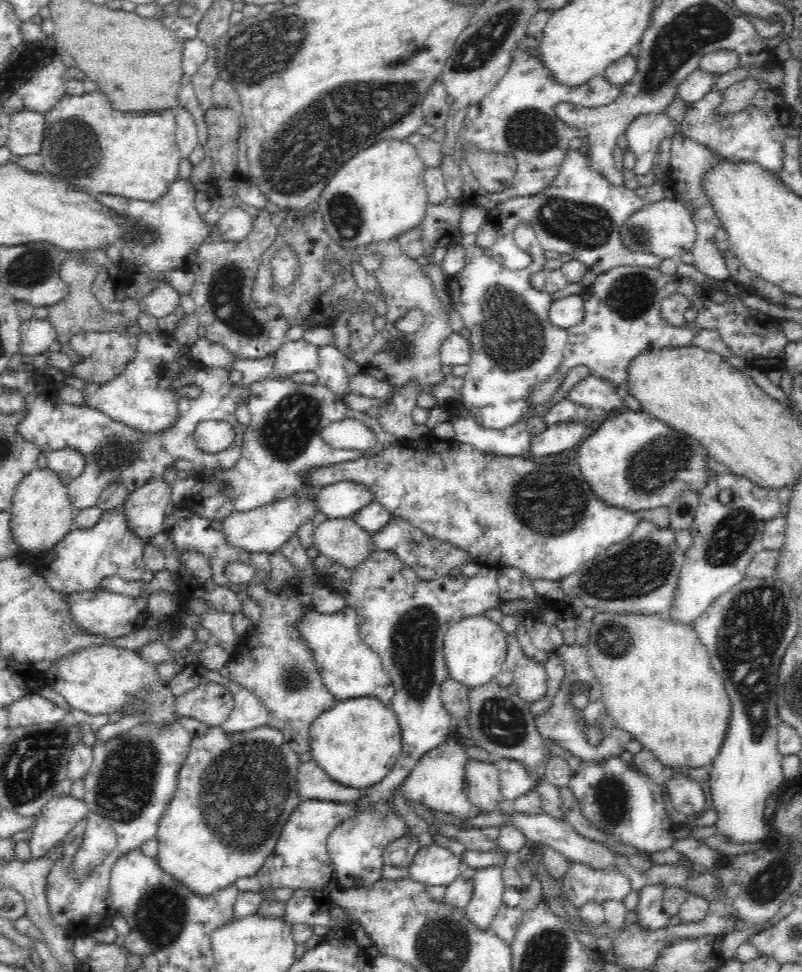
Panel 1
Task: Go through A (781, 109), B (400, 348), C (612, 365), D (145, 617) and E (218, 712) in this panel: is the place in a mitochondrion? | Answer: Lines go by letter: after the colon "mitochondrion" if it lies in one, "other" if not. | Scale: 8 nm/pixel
A: other
B: mitochondrion
C: other
D: other
E: other

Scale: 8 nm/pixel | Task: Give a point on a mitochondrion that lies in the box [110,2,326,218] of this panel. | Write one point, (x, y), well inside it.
(255, 62)

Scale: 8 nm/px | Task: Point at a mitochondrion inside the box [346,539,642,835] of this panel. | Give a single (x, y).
(413, 642)

